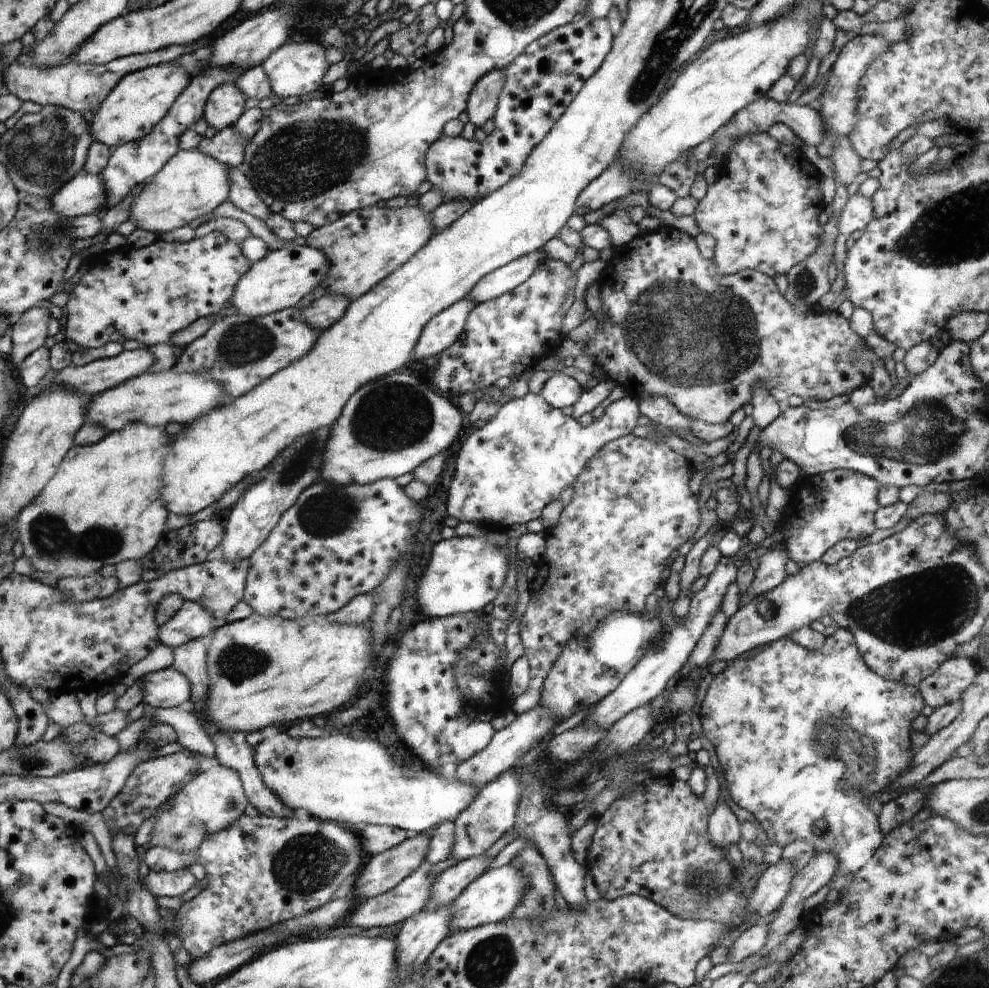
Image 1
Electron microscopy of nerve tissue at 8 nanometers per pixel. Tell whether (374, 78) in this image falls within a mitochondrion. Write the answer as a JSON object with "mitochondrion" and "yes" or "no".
{"mitochondrion":"no"}

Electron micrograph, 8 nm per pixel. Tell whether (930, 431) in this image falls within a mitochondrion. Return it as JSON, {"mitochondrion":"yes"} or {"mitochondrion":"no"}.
{"mitochondrion":"yes"}

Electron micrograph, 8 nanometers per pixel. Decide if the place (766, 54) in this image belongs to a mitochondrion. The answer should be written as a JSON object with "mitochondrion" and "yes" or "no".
{"mitochondrion":"no"}

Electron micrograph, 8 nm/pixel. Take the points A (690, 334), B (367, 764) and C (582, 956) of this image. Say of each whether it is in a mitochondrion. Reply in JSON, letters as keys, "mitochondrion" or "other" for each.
{"A":"mitochondrion","B":"other","C":"other"}

